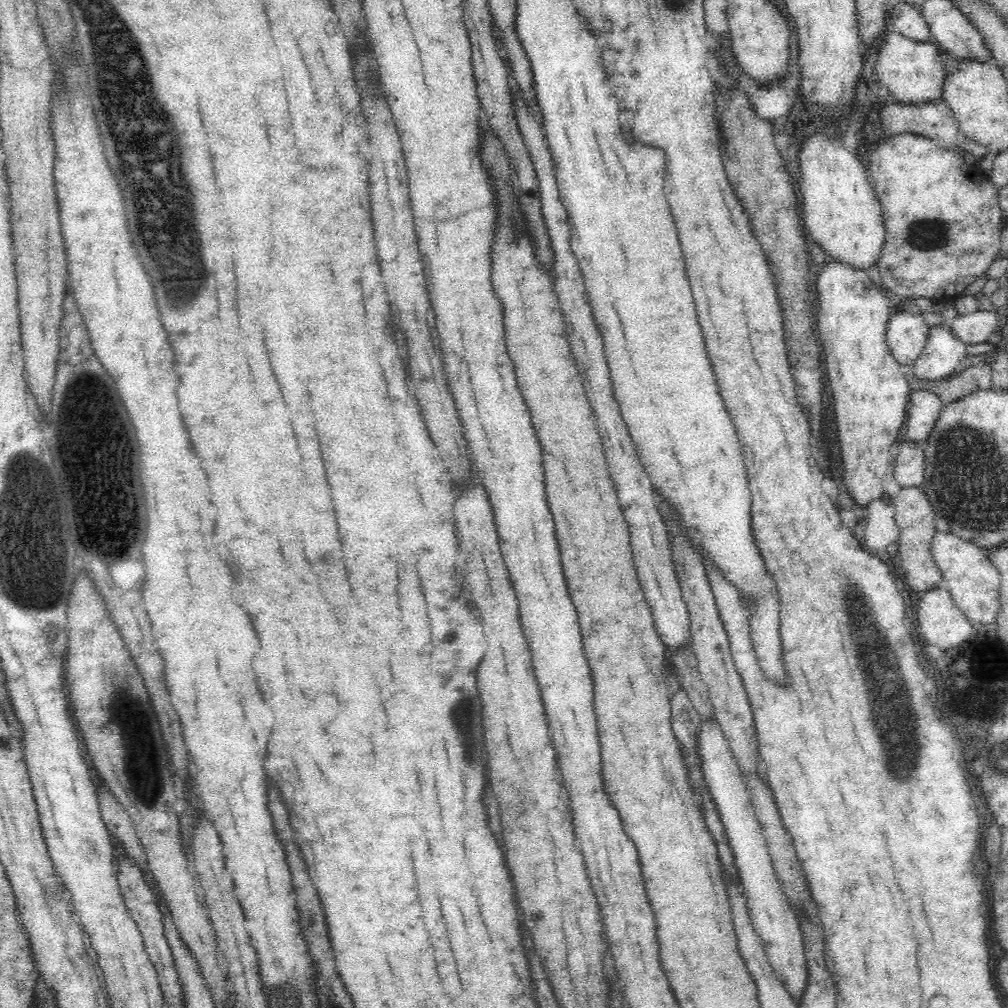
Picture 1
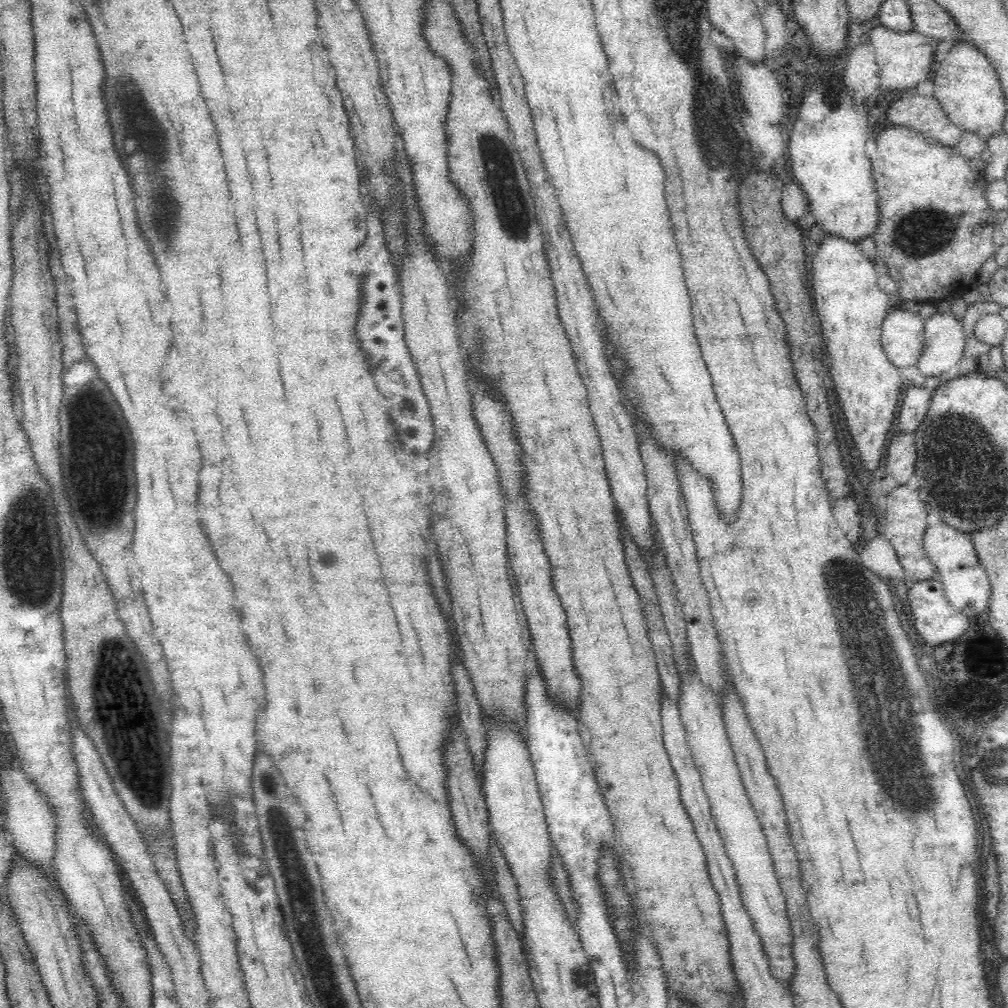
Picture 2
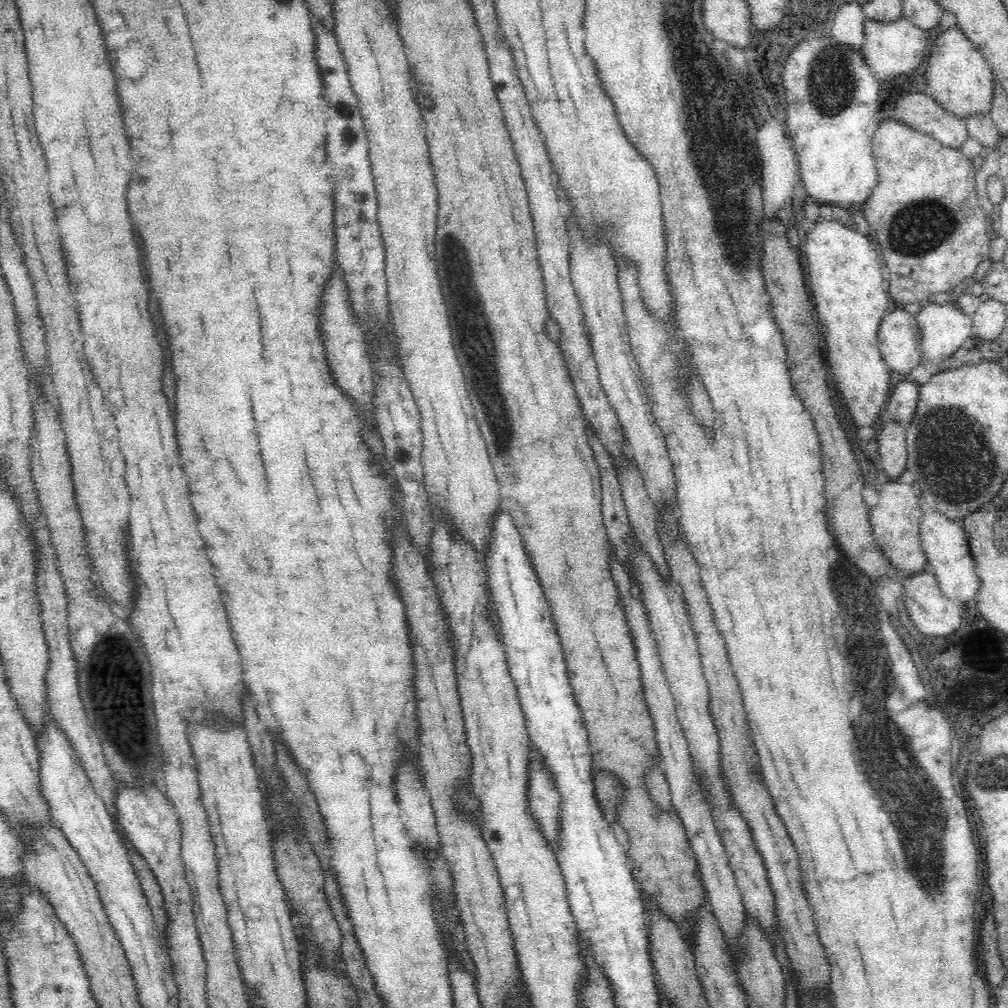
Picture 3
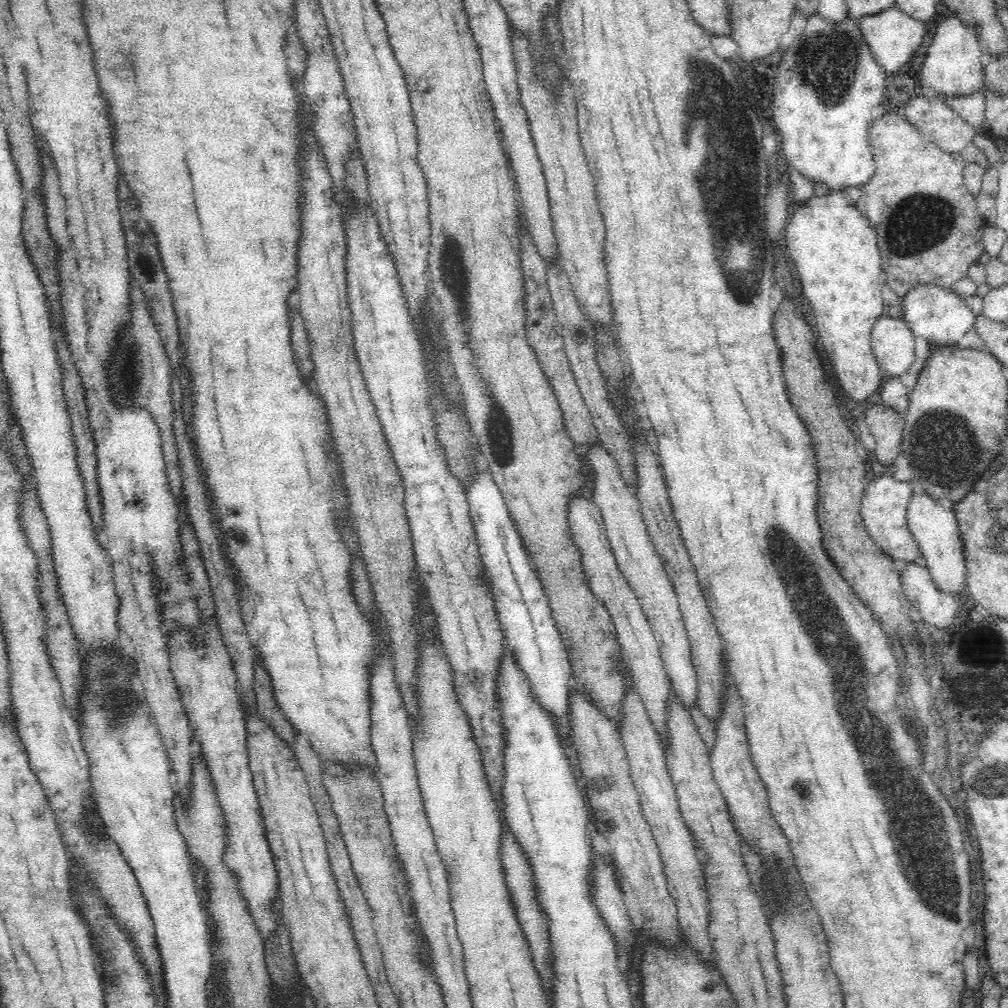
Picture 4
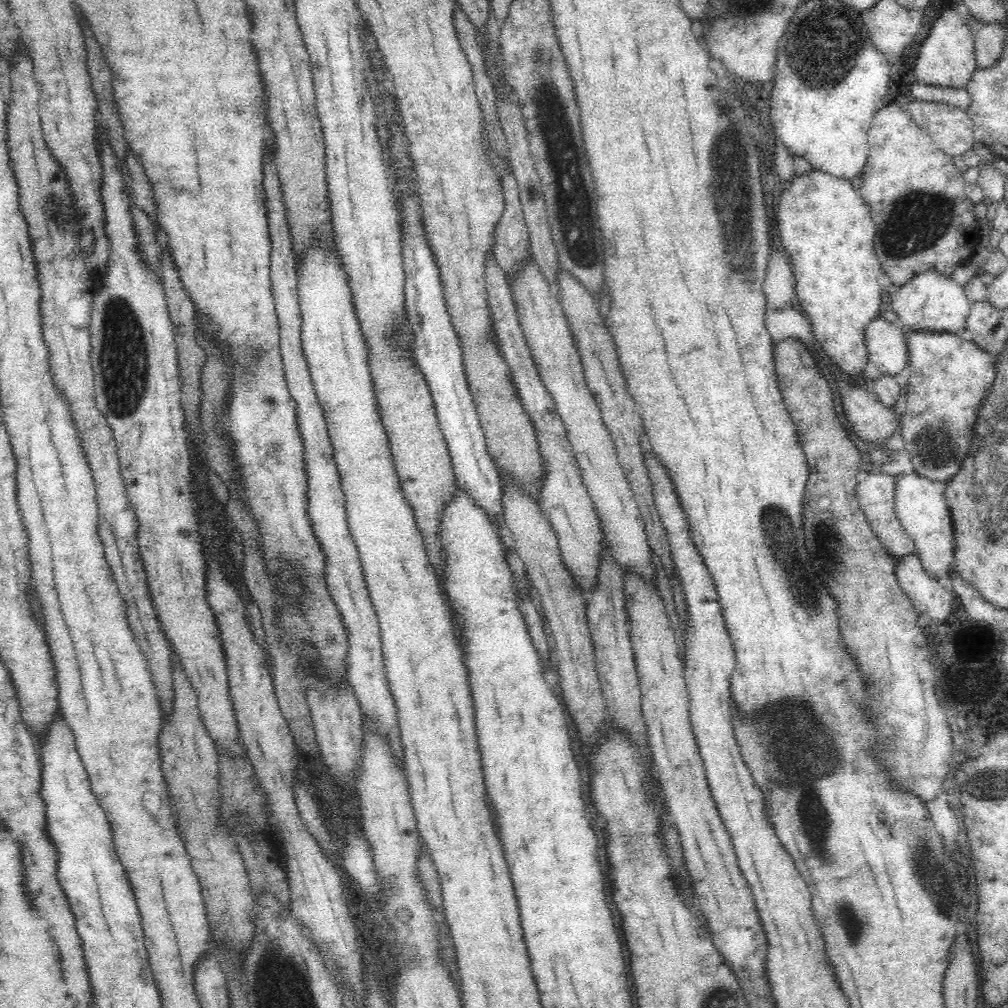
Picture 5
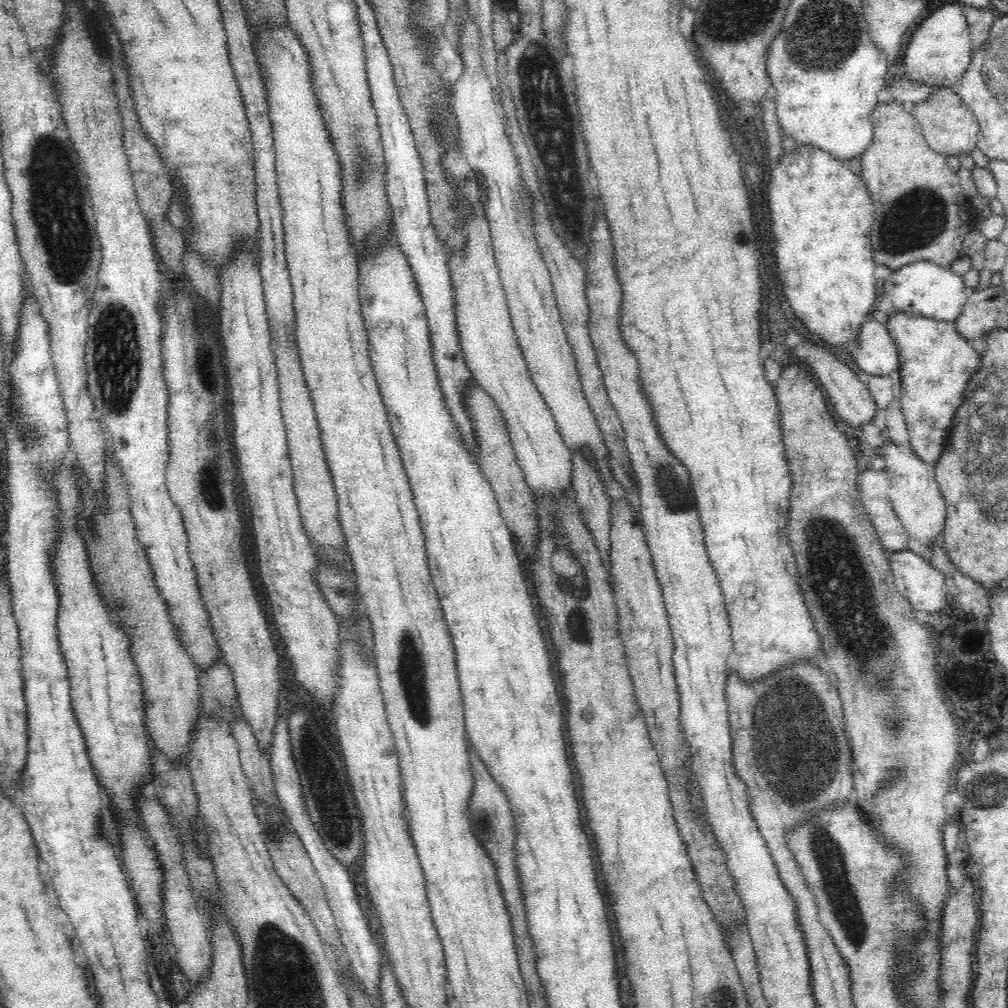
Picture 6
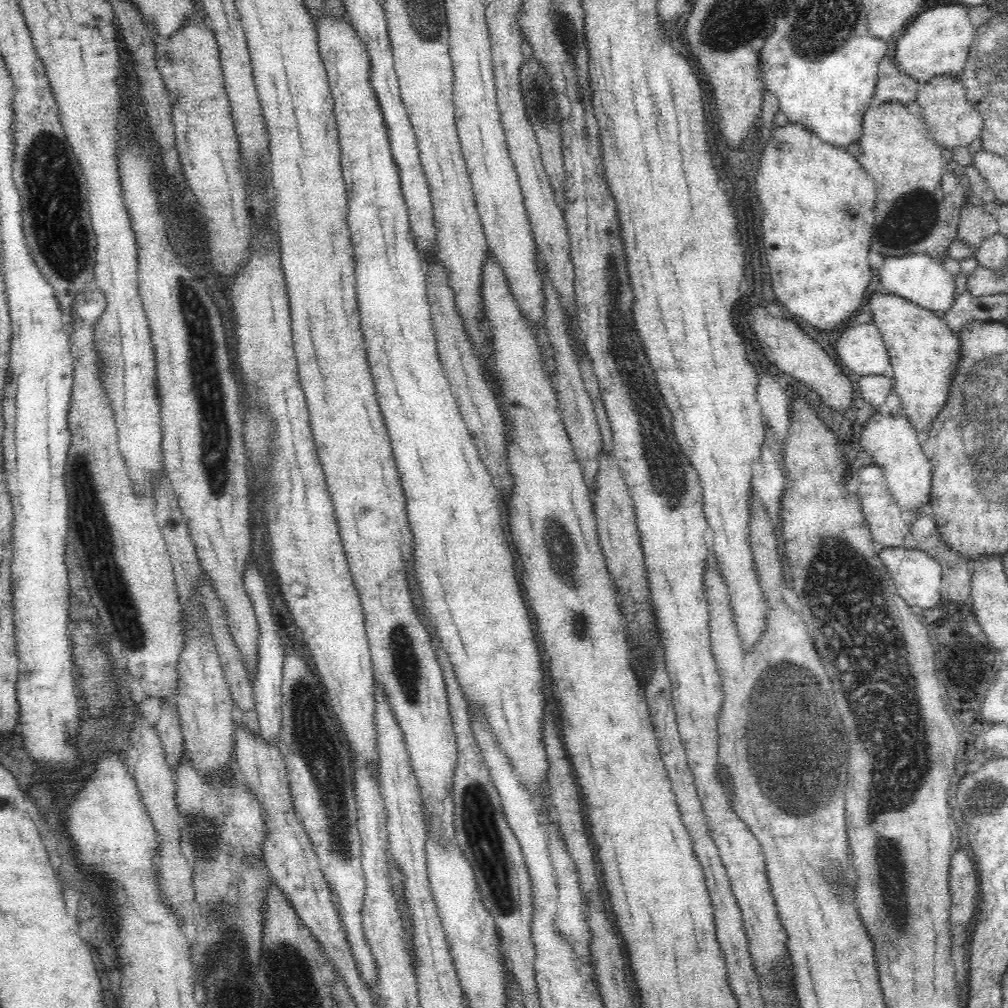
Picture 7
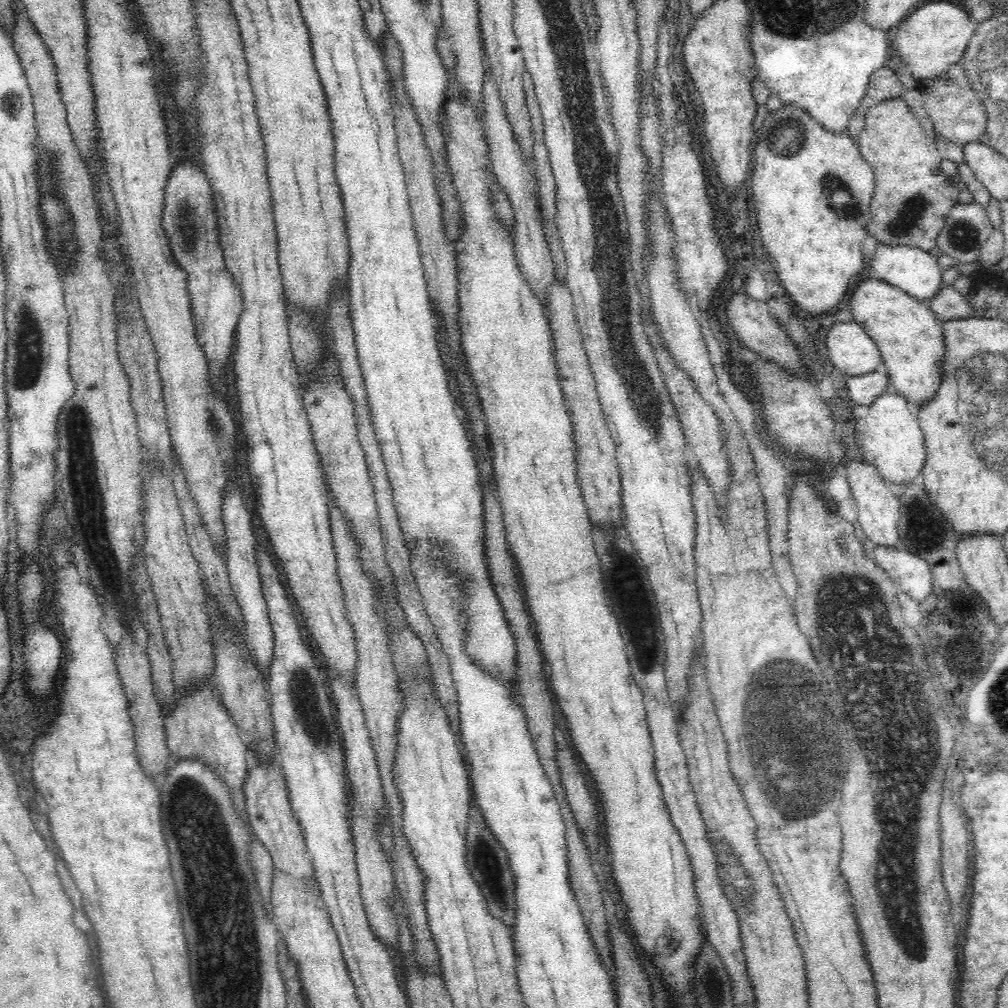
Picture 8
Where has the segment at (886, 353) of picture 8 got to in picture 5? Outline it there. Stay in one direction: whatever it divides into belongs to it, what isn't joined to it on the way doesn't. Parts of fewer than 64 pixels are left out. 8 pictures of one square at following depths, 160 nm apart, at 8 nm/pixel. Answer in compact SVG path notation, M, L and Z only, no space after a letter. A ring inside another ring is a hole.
M904 330L904 342L912 370L907 407L901 415L905 449L920 476L946 483L960 470L968 454L978 406L994 382L995 356L951 333Z

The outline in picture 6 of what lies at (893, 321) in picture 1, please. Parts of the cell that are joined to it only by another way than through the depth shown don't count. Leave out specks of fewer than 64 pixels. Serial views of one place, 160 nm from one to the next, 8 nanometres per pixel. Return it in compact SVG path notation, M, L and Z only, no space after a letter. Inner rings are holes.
M868 318L861 325L855 340L850 356L862 370L864 378L869 375L886 376L898 369L898 351L885 324Z

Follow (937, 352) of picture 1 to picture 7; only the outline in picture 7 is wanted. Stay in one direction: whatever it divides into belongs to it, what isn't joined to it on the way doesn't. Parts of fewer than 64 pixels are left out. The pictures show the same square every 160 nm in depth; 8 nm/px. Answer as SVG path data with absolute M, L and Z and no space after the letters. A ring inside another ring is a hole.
M912 254L898 257L884 257L884 264L880 266L876 273L880 277L881 285L884 287L884 292L896 294L906 300L909 300L912 304L921 306L922 308L935 312L939 315L942 312L946 312L955 300L955 276L949 274L944 269L944 266L940 260L936 261L930 256L924 254Z

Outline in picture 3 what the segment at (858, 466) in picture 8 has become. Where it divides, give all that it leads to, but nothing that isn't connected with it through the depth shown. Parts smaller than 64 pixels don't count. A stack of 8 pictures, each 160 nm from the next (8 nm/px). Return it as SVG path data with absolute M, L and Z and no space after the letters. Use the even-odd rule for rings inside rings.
M886 479L882 484L882 490L878 492L877 504L869 508L869 521L877 544L883 549L888 556L889 561L897 568L901 576L904 575L902 570L908 573L920 572L923 569L924 562L927 561L921 542L919 540L919 522L923 509L919 506L919 497L914 484L898 483L896 480Z

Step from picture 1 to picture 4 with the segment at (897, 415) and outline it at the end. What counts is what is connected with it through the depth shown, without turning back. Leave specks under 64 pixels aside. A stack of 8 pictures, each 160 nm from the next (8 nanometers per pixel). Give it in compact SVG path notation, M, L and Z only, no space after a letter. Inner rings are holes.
M830 188L826 194L808 198L804 204L792 202L792 214L786 226L785 236L784 246L800 276L802 294L812 308L819 342L823 344L825 353L830 356L834 372L846 395L858 404L864 403L882 384L882 370L870 346L872 326L887 310L882 301L884 278L881 255L876 246L876 231L846 191Z

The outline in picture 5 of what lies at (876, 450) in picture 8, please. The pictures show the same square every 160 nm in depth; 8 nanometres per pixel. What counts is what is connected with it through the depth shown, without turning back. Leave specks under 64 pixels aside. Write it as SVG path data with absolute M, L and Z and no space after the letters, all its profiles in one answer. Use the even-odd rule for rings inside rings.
M915 470L911 473L900 473L895 476L894 508L902 528L913 540L915 553L920 557L928 574L944 578L954 569L954 527L950 509L945 501L945 483L928 480Z

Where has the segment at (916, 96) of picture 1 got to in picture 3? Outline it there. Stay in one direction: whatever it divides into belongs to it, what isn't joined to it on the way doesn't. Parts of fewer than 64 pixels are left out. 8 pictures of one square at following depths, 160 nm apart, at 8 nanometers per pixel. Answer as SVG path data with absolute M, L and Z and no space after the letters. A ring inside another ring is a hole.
M900 16L890 22L878 22L872 19L864 20L864 42L862 42L862 54L873 70L878 80L882 82L890 81L892 78L906 75L918 68L922 60L928 56L928 47L930 44L928 31L918 28L912 24L906 17Z

